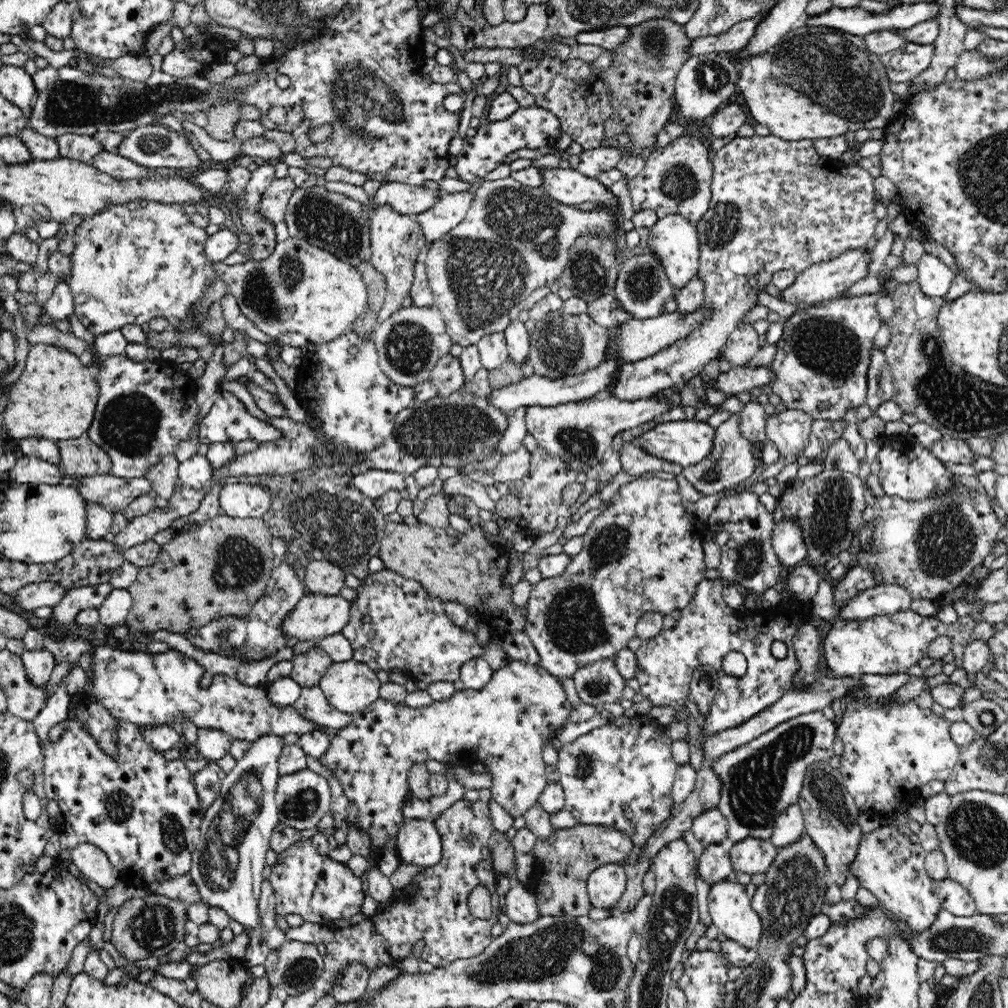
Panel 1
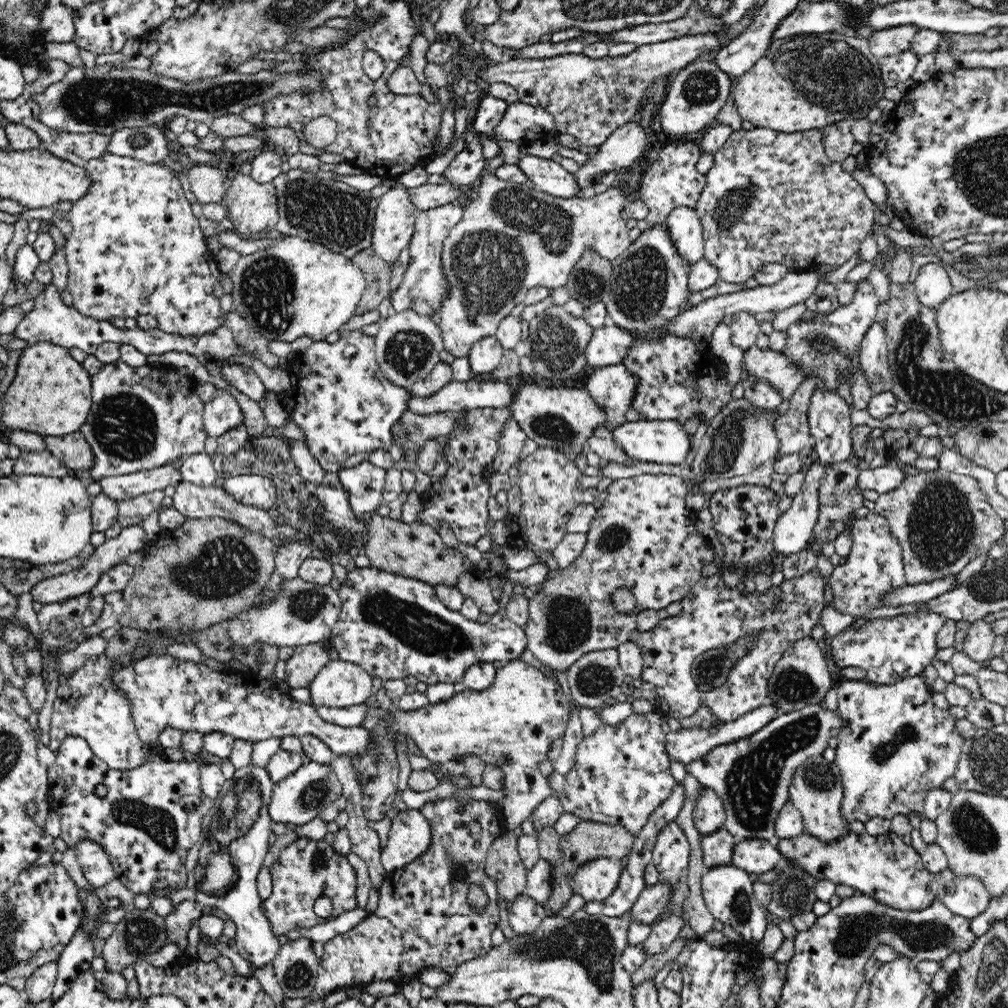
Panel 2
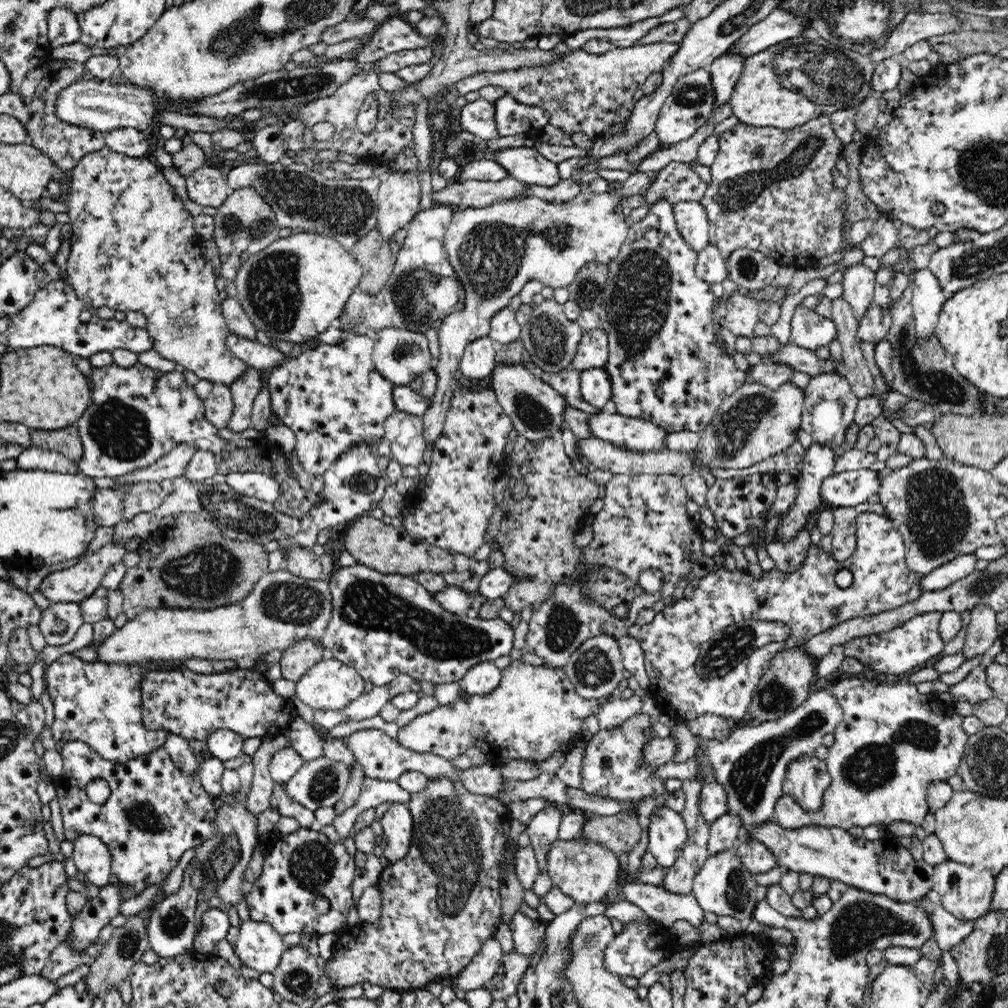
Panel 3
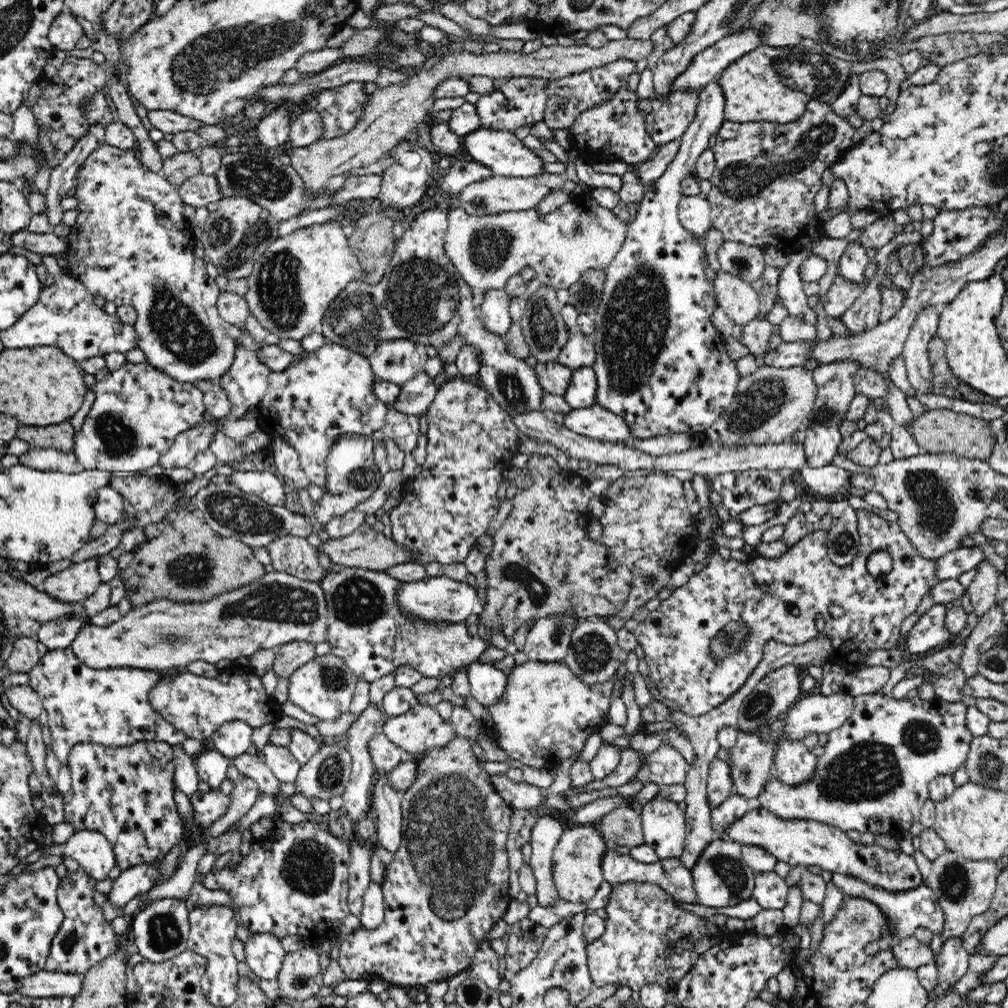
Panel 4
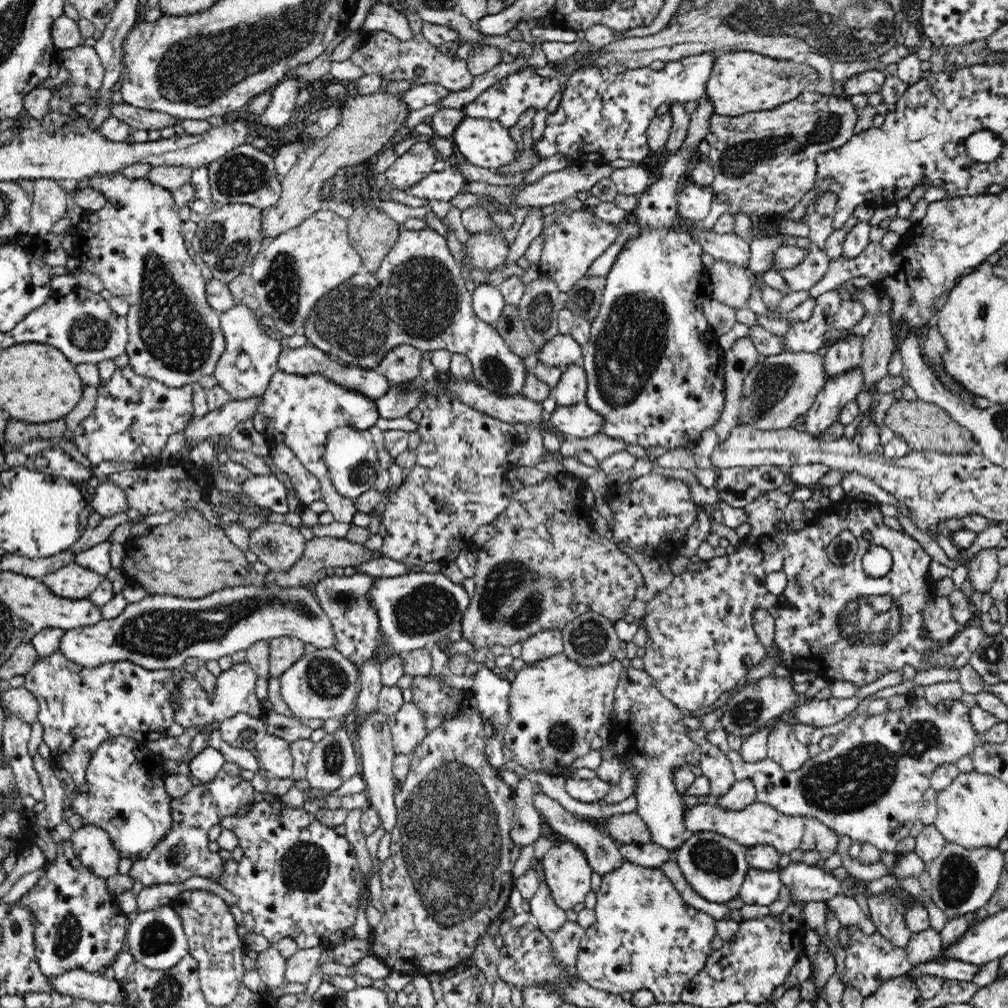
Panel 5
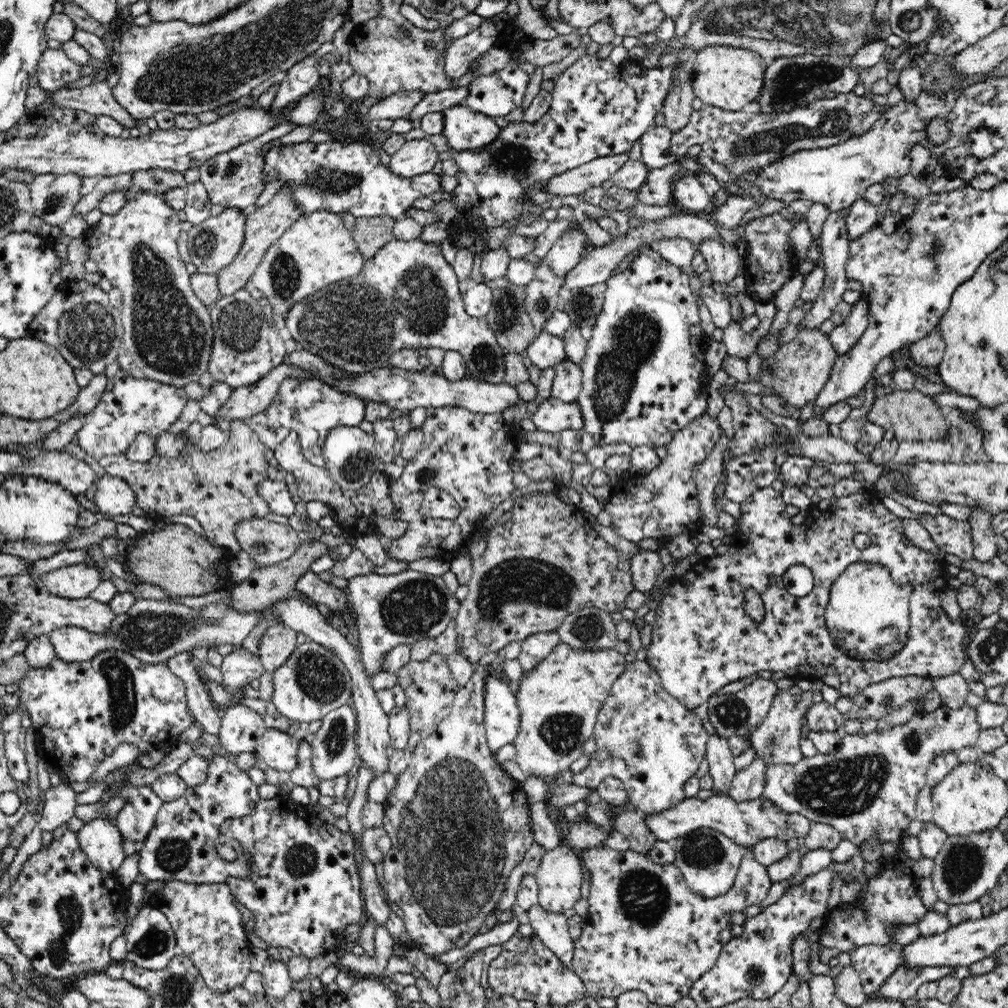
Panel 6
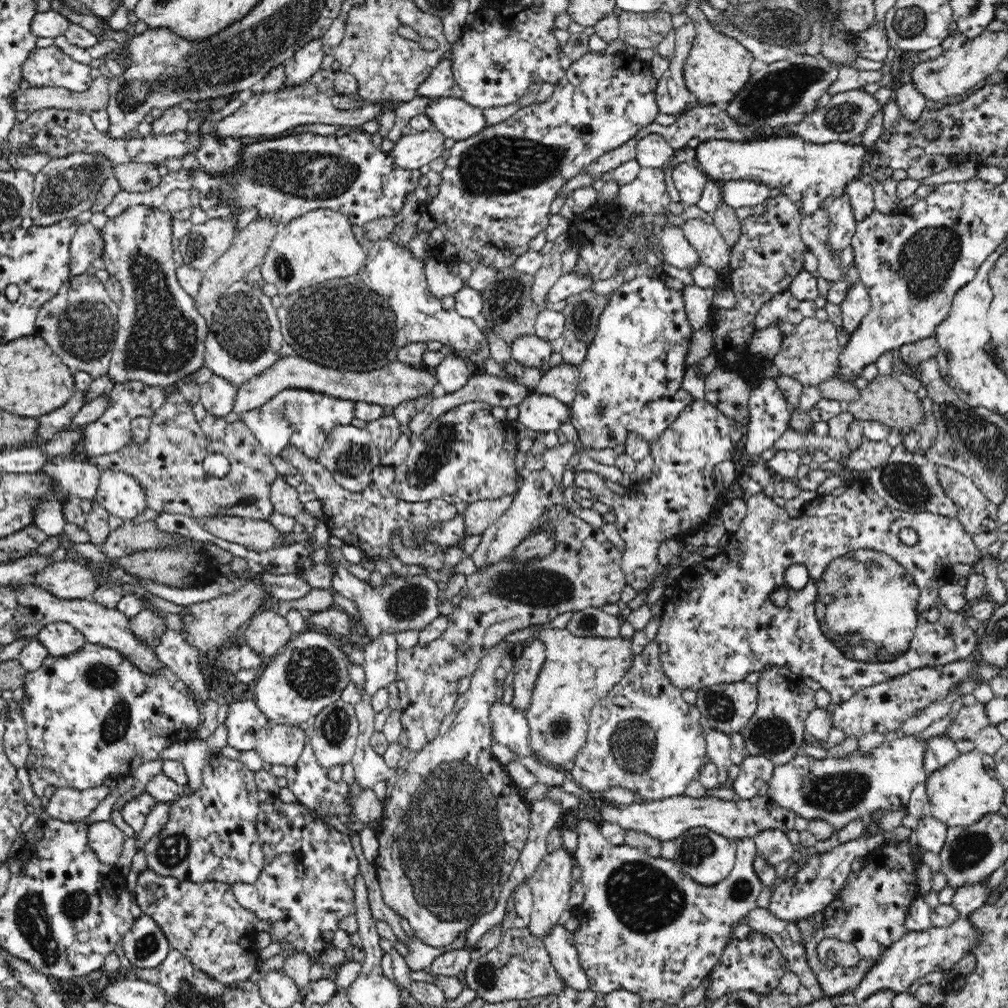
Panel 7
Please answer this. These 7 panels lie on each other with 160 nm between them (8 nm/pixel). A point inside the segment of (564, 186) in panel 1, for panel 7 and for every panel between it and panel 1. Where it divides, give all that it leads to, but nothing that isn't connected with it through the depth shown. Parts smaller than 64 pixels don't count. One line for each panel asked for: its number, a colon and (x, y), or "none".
2: (544, 175)
3: (526, 165)
4: (500, 150)
5: (485, 143)
6: (465, 130)
7: (455, 118)

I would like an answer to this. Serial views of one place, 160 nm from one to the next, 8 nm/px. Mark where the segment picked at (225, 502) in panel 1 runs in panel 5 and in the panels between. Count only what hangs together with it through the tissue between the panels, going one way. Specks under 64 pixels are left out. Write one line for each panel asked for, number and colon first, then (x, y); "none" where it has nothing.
2: (257, 490)
3: (263, 487)
4: (269, 487)
5: (268, 492)

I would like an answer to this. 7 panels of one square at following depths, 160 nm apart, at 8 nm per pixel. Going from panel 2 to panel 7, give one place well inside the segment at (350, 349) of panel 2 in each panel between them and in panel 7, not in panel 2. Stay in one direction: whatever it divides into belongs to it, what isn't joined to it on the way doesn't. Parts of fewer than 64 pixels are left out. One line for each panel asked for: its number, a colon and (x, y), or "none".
3: (332, 397)
4: (312, 402)
5: (297, 410)
6: (310, 408)
7: (294, 418)

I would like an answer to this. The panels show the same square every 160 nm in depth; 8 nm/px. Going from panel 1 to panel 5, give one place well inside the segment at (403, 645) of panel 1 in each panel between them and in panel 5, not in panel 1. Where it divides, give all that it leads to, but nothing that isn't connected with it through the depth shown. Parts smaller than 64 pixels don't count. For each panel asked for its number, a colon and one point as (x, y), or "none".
2: (392, 626)
3: (382, 625)
4: (366, 629)
5: (343, 598)

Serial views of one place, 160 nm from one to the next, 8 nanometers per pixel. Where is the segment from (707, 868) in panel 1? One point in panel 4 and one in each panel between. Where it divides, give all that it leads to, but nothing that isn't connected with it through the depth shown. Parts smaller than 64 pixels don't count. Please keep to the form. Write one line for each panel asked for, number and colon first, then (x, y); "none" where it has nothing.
2: (718, 848)
3: (723, 831)
4: (735, 805)

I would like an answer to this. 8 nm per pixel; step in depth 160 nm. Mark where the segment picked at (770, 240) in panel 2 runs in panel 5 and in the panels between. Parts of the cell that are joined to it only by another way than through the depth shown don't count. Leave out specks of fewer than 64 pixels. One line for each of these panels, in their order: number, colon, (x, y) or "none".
3: (771, 190)
4: (766, 176)
5: (764, 162)

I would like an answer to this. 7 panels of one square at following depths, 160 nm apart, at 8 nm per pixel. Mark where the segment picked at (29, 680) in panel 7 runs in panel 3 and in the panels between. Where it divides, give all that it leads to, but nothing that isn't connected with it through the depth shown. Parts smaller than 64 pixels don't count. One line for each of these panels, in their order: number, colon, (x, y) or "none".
3: (100, 704)
4: (111, 707)
5: (79, 707)
6: (81, 712)

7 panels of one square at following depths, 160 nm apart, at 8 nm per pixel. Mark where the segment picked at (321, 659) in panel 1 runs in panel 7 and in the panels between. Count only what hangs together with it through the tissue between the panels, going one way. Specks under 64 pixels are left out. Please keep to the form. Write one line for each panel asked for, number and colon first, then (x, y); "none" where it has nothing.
2: (303, 666)
3: (297, 659)
4: (289, 657)
5: (284, 651)
6: (277, 644)
7: (268, 633)

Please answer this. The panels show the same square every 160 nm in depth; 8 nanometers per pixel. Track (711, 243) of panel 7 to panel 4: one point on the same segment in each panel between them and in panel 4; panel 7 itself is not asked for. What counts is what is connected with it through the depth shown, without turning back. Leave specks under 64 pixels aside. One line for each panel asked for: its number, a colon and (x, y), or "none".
4: (739, 300)
5: (731, 285)
6: (723, 261)

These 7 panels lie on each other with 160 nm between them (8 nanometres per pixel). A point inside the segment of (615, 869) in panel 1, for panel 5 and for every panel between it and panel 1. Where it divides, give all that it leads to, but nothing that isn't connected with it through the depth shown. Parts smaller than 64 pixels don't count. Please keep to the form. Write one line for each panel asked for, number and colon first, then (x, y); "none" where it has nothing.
2: (594, 880)
3: (584, 870)
4: (577, 872)
5: (567, 873)

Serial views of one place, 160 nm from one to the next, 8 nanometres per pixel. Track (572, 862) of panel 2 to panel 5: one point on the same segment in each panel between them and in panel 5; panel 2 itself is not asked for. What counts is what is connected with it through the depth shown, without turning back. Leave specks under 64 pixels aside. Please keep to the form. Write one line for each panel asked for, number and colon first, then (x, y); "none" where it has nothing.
3: (621, 832)
4: (622, 826)
5: (624, 828)

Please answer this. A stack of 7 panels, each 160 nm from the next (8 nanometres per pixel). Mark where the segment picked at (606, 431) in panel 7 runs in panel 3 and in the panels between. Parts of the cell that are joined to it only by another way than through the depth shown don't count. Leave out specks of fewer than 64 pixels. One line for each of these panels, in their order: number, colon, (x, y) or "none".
3: (666, 366)
4: (660, 364)
5: (655, 374)
6: (641, 372)

